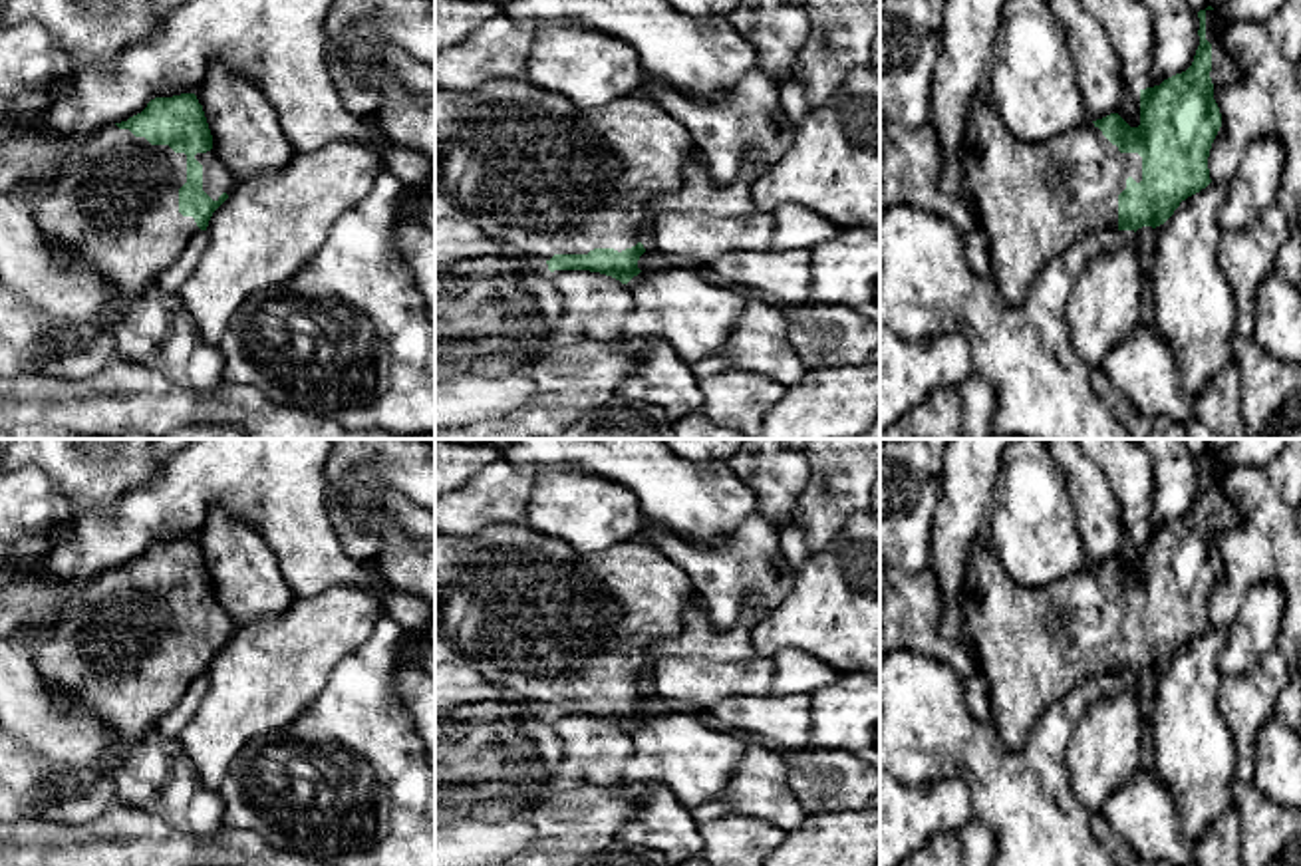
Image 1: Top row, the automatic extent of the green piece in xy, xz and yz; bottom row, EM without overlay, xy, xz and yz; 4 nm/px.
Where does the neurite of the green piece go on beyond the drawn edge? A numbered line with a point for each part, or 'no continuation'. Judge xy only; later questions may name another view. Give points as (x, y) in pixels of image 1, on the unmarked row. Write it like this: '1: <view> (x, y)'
1: xy (114, 646)

